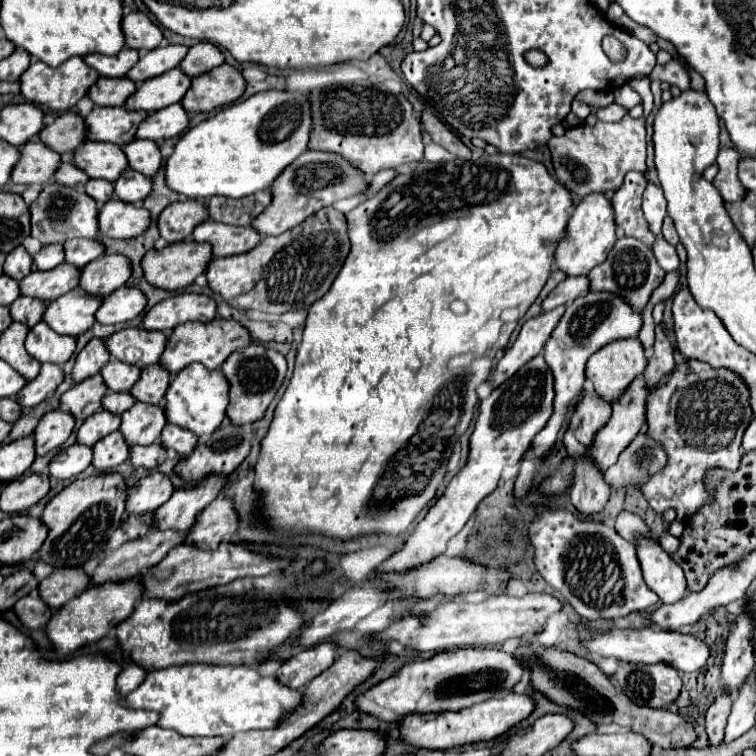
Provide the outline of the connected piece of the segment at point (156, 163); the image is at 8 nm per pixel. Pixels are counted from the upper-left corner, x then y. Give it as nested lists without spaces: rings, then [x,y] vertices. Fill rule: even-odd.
[[[133,140],[129,142],[129,146],[123,146],[121,150],[127,156],[129,168],[145,174],[147,178],[151,178],[161,166],[161,152],[157,144],[151,140]]]

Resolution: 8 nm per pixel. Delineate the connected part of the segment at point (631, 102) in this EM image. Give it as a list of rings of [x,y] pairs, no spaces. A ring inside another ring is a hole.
[[[625,84],[625,86],[617,88],[613,94],[615,94],[615,104],[625,106],[627,110],[631,110],[635,104],[639,104],[639,102],[641,102],[641,96],[639,96],[639,94],[629,86],[629,84]]]

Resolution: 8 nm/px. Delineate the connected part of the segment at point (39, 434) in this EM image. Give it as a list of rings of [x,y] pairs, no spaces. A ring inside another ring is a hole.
[[[61,410],[47,412],[39,420],[33,432],[37,456],[45,456],[47,452],[59,448],[71,436],[73,426],[75,426],[75,418],[69,412],[61,412]]]

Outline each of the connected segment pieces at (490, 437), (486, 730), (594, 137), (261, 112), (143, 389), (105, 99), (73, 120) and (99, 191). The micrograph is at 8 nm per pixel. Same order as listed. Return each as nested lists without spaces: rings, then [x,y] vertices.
[[[539,354],[537,358],[533,358],[531,362],[527,362],[513,378],[509,378],[505,384],[497,386],[485,400],[481,400],[481,404],[479,404],[479,416],[475,420],[475,430],[473,430],[473,436],[471,436],[471,452],[469,452],[467,466],[449,482],[449,486],[445,488],[443,496],[435,502],[435,506],[429,508],[425,520],[421,520],[417,524],[415,532],[409,536],[409,540],[405,542],[405,546],[399,552],[395,552],[387,562],[383,562],[383,566],[377,568],[377,572],[373,572],[373,574],[407,570],[407,568],[413,568],[413,566],[419,566],[419,564],[429,562],[429,558],[435,558],[437,554],[443,554],[445,548],[447,548],[447,542],[465,526],[465,522],[469,520],[469,516],[475,512],[477,504],[487,494],[491,494],[497,488],[501,470],[505,466],[517,464],[521,460],[521,456],[525,454],[525,450],[529,448],[529,444],[535,438],[535,434],[545,428],[545,424],[547,424],[547,420],[549,420],[551,412],[553,412],[553,396],[555,396],[555,390],[553,390],[553,374],[551,374],[549,366],[545,364],[543,356]]]
[[[509,692],[501,700],[485,700],[477,706],[457,710],[457,712],[437,712],[437,714],[411,714],[405,716],[405,720],[399,722],[401,740],[415,746],[415,748],[431,748],[431,750],[445,750],[455,748],[461,744],[473,744],[473,742],[487,742],[493,738],[503,736],[509,728],[525,720],[535,708],[535,702],[523,694]]]
[[[625,114],[619,122],[597,122],[595,126],[575,126],[567,128],[565,136],[553,136],[549,140],[549,150],[553,154],[553,166],[559,182],[563,182],[579,198],[601,192],[613,194],[627,172],[645,172],[645,118],[631,118]]]
[[[271,90],[259,92],[243,102],[235,102],[215,116],[199,122],[191,130],[187,130],[175,146],[173,156],[165,162],[165,184],[189,200],[207,200],[211,196],[225,198],[245,198],[259,190],[267,190],[277,174],[289,166],[295,158],[299,158],[307,150],[311,132],[311,108],[307,102],[307,94]]]
[[[159,364],[147,366],[141,372],[141,378],[131,388],[131,396],[137,402],[145,404],[161,404],[161,398],[165,396],[165,390],[169,386],[169,372],[163,370]]]
[[[101,76],[91,88],[89,98],[95,106],[123,106],[125,100],[135,92],[135,84],[127,78],[105,78]]]
[[[63,112],[39,132],[39,138],[45,146],[59,154],[73,152],[85,140],[83,118],[75,112]]]
[[[89,180],[85,184],[85,192],[99,204],[103,206],[107,200],[111,200],[115,194],[113,194],[113,184],[107,182],[107,180]]]

